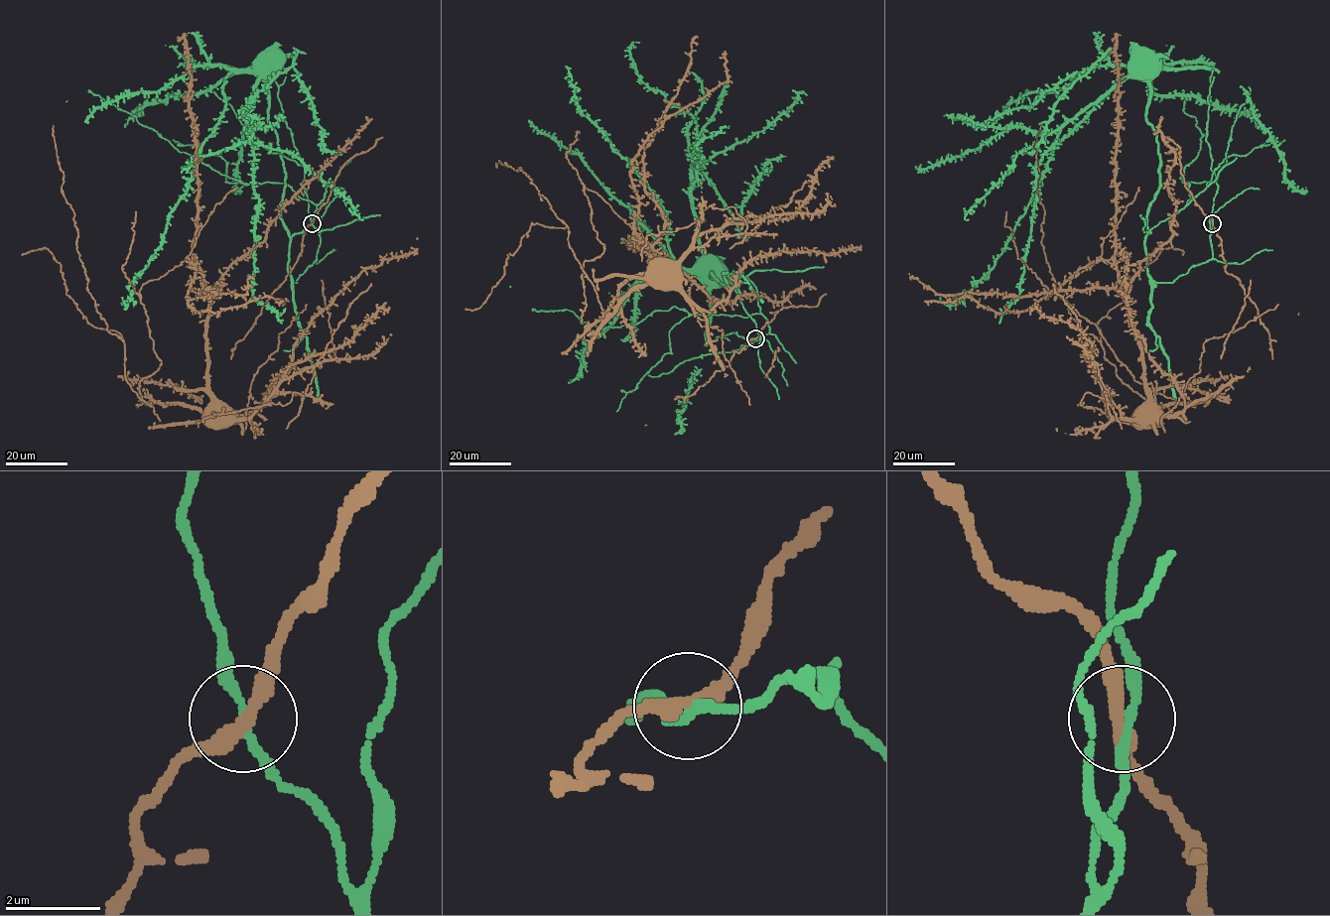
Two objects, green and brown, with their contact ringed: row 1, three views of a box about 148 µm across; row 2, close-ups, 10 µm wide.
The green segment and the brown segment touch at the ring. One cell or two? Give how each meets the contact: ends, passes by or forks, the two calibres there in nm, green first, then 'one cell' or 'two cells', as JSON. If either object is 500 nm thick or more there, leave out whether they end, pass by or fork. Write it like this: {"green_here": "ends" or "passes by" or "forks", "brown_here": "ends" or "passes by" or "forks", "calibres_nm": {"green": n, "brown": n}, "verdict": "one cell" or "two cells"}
{"green_here": "passes by", "brown_here": "passes by", "calibres_nm": {"green": 190, "brown": 320}, "verdict": "two cells"}

